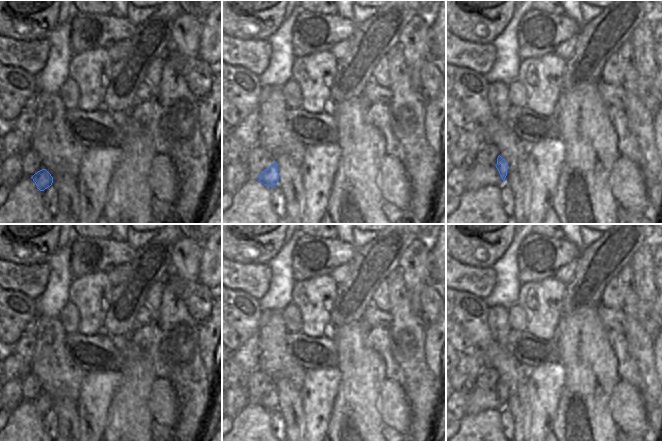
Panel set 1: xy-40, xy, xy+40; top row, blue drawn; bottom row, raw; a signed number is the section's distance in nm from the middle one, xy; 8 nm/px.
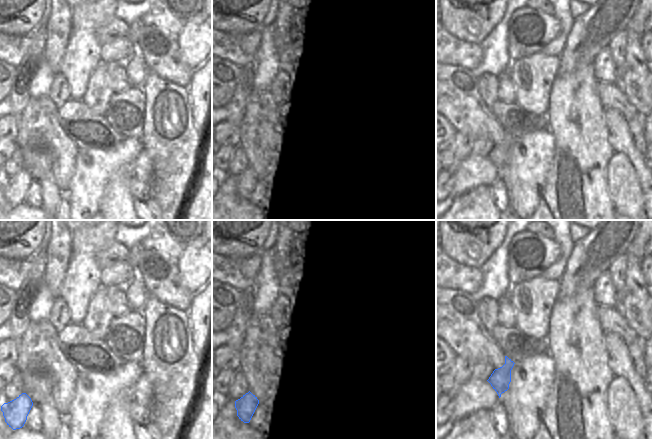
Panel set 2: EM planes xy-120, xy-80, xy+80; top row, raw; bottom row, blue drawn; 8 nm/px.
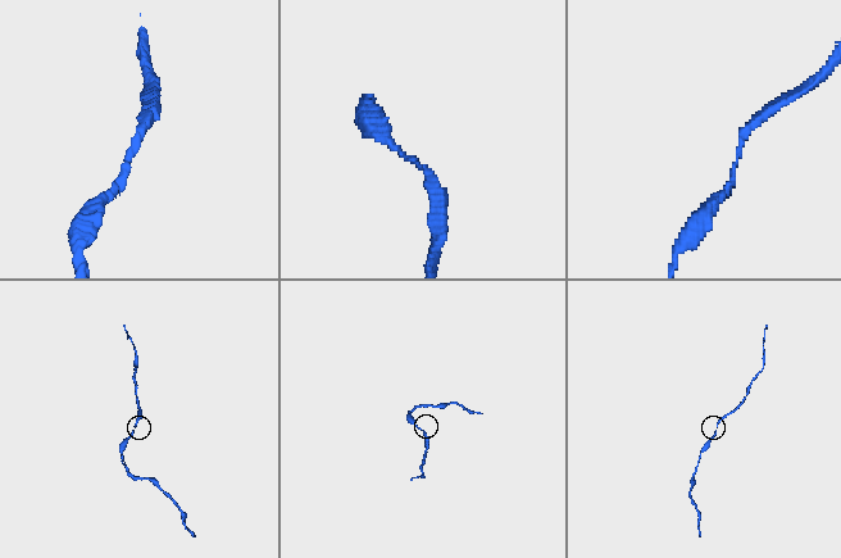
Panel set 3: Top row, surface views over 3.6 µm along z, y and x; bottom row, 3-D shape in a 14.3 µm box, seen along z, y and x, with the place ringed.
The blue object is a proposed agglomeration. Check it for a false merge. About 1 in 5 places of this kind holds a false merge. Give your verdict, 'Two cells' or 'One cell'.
One cell.

